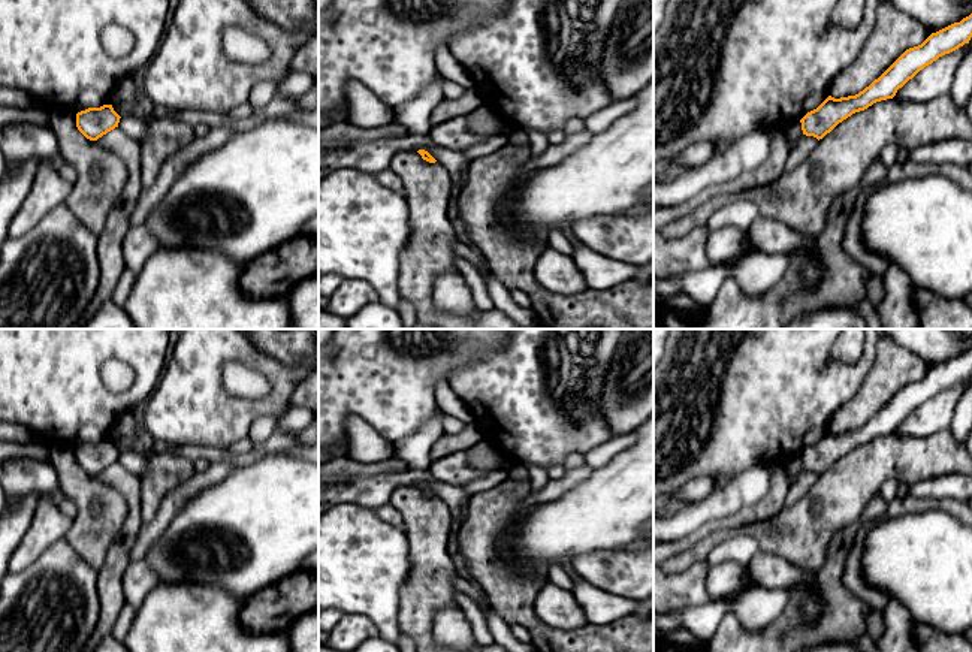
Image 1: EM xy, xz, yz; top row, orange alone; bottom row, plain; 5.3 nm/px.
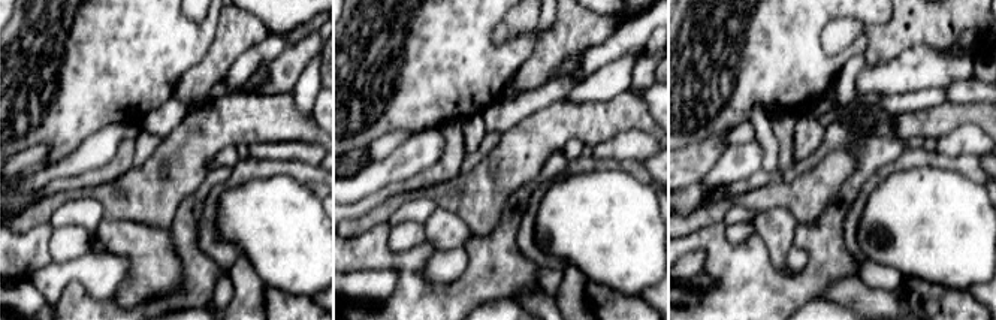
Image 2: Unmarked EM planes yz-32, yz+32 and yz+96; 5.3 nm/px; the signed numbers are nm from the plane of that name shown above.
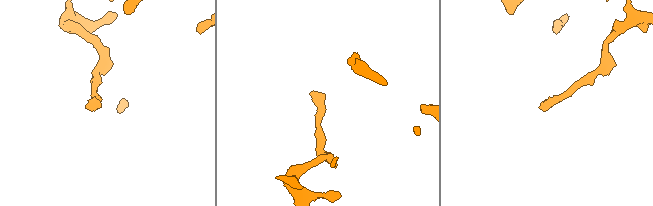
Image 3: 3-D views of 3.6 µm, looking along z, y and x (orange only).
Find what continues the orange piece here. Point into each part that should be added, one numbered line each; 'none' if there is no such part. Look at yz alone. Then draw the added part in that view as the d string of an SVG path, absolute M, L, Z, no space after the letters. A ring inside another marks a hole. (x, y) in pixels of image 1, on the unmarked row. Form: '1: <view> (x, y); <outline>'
none

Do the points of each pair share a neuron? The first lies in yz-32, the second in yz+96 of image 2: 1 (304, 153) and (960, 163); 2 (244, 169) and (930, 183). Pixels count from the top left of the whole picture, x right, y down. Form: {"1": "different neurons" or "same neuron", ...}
{"1": "different neurons", "2": "different neurons"}

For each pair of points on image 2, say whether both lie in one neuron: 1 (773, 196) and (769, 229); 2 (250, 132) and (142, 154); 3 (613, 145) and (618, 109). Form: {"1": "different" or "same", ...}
{"1": "different", "2": "different", "3": "different"}

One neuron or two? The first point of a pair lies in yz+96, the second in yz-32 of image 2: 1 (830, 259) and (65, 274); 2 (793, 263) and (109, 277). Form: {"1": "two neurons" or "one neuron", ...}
{"1": "two neurons", "2": "one neuron"}

